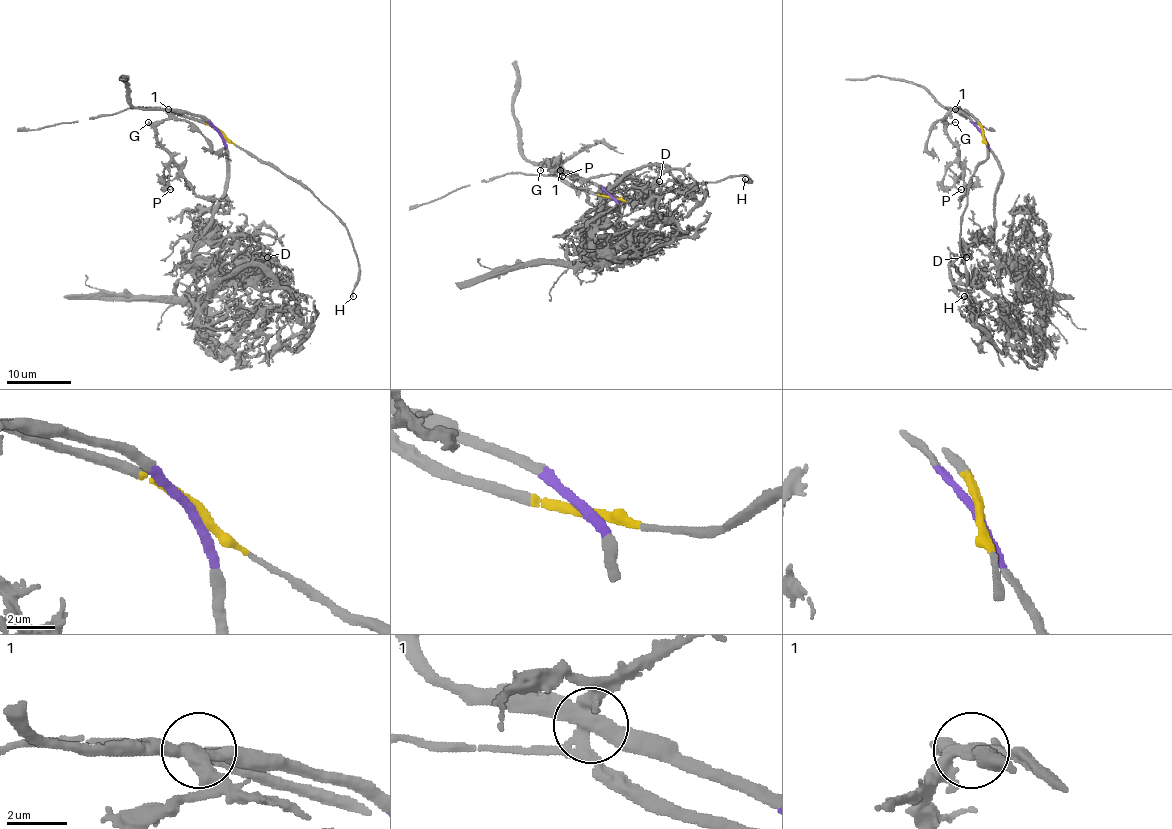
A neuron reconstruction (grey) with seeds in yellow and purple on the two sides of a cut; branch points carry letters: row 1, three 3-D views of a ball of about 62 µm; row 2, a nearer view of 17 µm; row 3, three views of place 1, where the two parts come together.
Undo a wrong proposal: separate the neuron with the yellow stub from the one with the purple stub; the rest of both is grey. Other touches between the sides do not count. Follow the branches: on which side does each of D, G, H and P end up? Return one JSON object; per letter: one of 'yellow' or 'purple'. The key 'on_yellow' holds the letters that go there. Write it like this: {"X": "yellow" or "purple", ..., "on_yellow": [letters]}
{"D": "purple", "G": "yellow", "H": "yellow", "P": "yellow", "on_yellow": ["G", "H", "P"]}

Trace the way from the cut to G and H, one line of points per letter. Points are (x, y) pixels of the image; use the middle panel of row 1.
G: (613, 198), (571, 185), (560, 174), (560, 162), (545, 161), (540, 171)
H: (613, 198), (650, 201), (676, 188), (737, 175), (745, 175), (750, 180), (745, 179)

